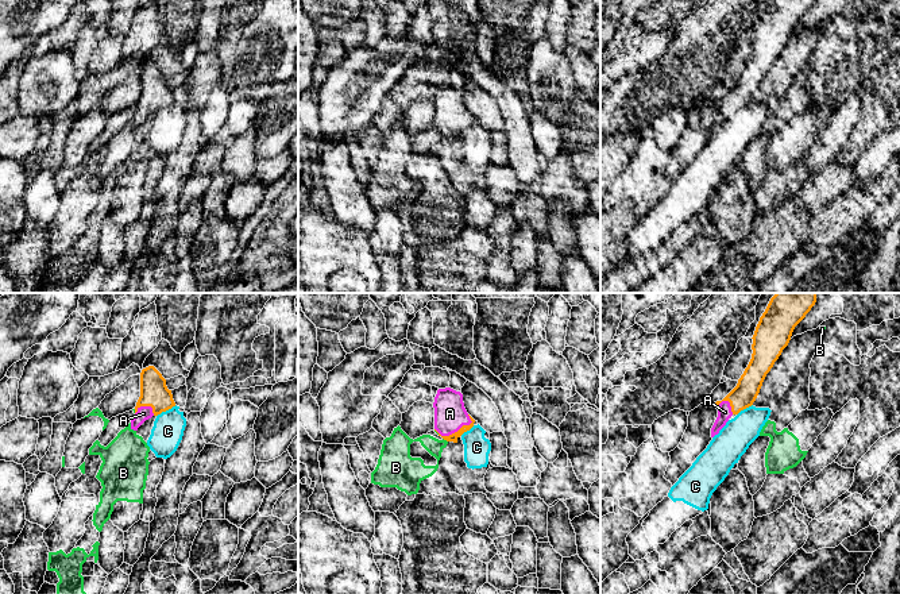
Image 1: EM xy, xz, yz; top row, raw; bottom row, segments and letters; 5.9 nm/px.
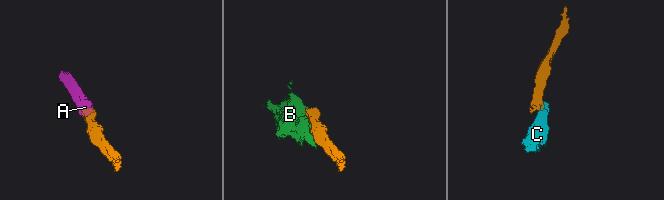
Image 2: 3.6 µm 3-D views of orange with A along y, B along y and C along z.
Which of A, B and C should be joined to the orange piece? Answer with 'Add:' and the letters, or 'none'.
Add: A

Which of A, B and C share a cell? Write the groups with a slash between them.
A / B / C

